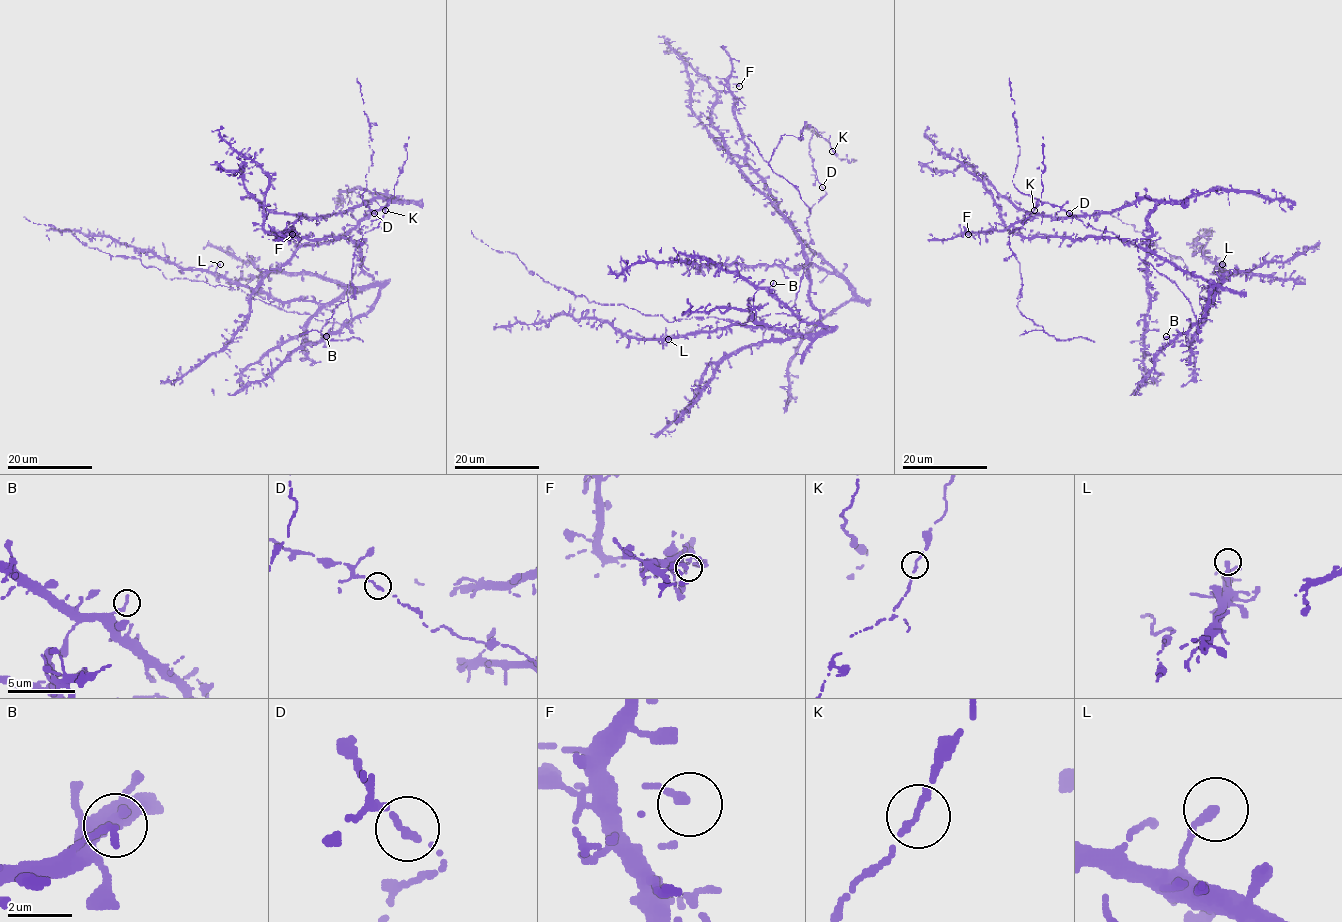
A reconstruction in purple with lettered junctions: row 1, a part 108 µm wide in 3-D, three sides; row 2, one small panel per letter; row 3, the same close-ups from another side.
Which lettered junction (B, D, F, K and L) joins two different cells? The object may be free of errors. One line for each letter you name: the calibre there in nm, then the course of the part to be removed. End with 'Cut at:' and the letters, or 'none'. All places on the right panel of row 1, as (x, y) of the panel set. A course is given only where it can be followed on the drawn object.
Cut at: none

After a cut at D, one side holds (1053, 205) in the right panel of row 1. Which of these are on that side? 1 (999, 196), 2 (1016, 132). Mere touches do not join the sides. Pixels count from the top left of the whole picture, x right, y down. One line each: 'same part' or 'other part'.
1: other part
2: same part

